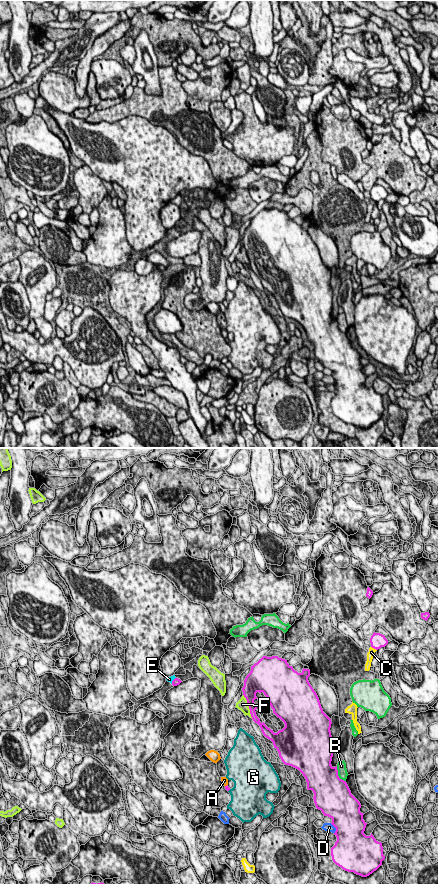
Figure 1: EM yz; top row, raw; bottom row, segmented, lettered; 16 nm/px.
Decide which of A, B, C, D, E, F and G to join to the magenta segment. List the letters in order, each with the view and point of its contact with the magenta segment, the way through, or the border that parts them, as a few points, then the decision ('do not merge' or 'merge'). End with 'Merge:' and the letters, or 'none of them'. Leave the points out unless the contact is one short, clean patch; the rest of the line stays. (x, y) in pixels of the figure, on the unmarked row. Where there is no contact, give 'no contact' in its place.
A: contact yz (227, 337); border yz (227, 336), (225, 338); do not merge
B: contact yz (337, 327); do not merge
C: contact yz (374, 200); do not merge
D: contact yz (335, 379); do not merge
E: contact yz (173, 232); way yz (176, 233), (173, 232), (169, 231); merge
F: contact yz (248, 257); do not merge
G: no contact; do not merge
Merge: E

